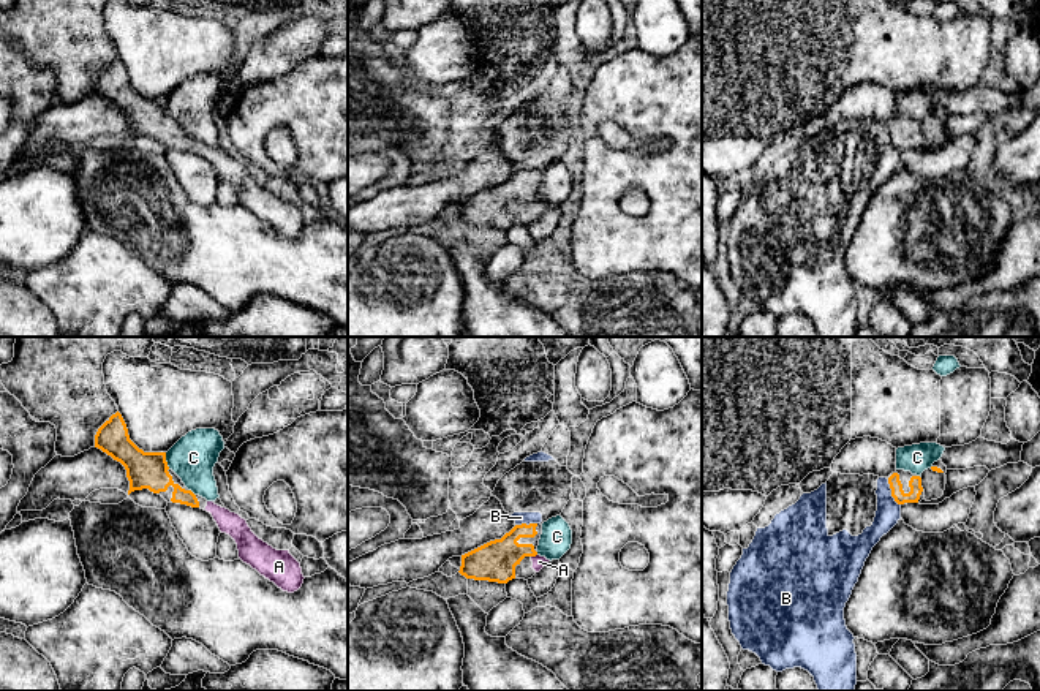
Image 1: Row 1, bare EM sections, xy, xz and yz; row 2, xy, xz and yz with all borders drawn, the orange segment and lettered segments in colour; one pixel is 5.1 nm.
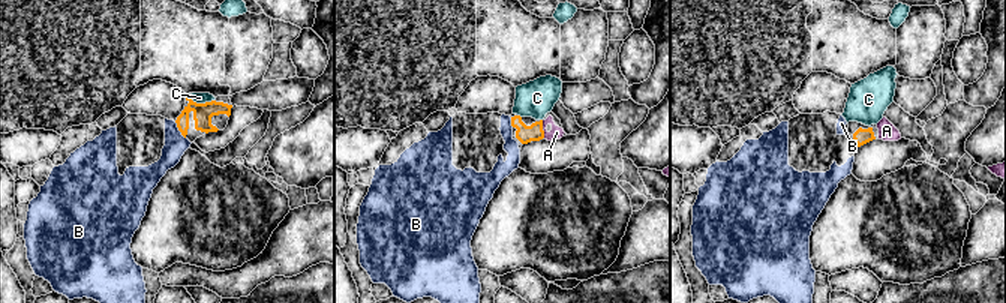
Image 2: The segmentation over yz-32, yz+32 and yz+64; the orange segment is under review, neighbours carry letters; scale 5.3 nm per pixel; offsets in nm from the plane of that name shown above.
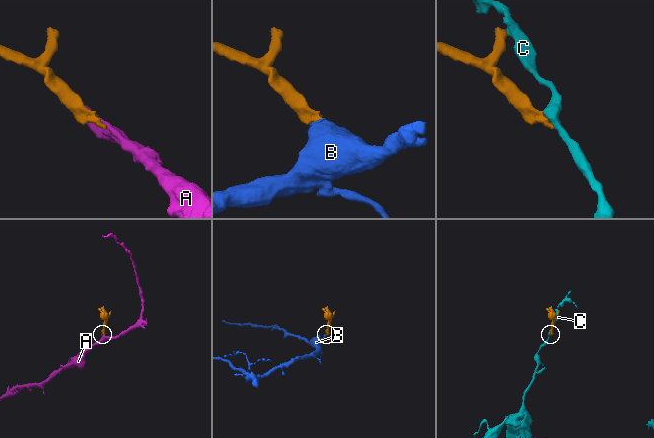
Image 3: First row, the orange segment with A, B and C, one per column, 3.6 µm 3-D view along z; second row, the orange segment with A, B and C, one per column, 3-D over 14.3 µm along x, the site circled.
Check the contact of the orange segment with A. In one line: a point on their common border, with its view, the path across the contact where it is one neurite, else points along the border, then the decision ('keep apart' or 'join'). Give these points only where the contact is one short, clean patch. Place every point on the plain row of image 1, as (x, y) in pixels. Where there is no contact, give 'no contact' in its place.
contact xz (533, 201); way xz (495, 207), (506, 198), (533, 201), (539, 207); join

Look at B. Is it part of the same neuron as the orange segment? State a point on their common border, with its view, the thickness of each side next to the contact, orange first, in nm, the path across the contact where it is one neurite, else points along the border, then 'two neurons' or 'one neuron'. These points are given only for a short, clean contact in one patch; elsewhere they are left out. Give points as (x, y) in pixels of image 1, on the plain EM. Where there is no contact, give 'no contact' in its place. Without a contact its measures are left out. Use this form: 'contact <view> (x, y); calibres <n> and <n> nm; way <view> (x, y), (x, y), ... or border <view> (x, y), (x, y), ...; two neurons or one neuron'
contact xz (525, 169); calibres 200 and 60 nm; border xz (536, 168), (516, 171); two neurons

